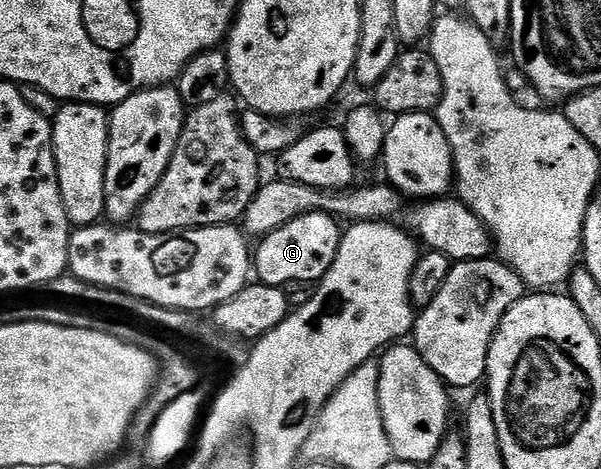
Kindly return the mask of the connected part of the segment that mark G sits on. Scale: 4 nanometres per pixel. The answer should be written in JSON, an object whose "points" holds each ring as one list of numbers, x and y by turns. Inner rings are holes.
{"points":[[309,212,257,241,252,252,252,272,261,283,277,288,298,284,301,280,317,282,326,275,340,250,343,229,335,217,326,212]]}

